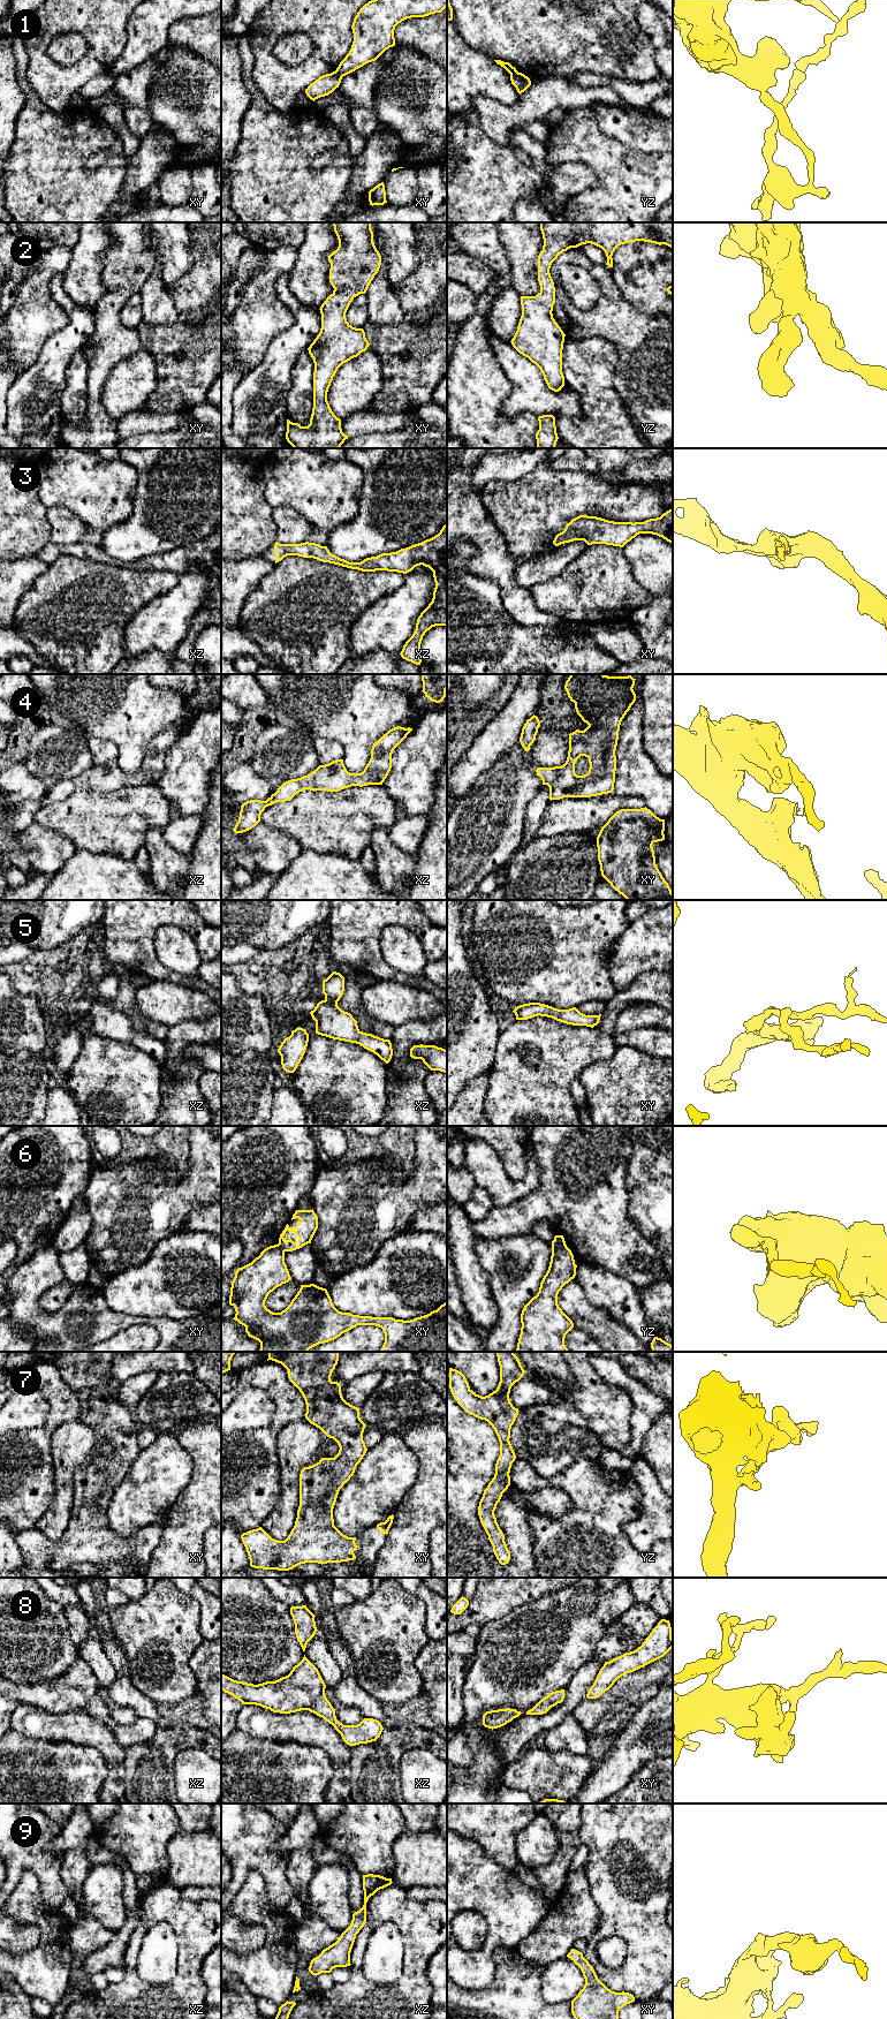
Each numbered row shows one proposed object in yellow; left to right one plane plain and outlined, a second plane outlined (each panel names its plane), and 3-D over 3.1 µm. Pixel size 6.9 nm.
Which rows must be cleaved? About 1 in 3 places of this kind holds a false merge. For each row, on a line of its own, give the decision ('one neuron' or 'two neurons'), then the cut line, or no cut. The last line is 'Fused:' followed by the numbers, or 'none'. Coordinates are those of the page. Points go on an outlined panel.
1: two neurons | yz (517, 72), (510, 75)
2: one neuron | no cut
3: one neuron | no cut
4: one neuron | no cut
5: one neuron | no cut
6: two neurons | yz (553, 1240), (566, 1246)
7: one neuron | no cut
8: one neuron | no cut
9: one neuron | no cut
Fused: 1, 6

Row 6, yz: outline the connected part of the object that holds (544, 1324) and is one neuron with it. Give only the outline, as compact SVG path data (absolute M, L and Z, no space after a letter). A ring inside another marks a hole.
M553 1240L549 1266L540 1283L539 1292L524 1306L521 1314L522 1328L516 1352L569 1352L564 1338L574 1323L559 1307L558 1294L575 1278L576 1268L571 1250Z

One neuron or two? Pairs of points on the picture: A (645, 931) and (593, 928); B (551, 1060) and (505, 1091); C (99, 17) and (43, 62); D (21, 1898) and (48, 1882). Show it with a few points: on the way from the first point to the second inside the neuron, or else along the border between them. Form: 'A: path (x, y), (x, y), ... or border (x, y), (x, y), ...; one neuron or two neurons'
A: border (630, 922), (629, 927), (611, 947), (611, 953); two neurons
B: path (539, 1071), (516, 1091); one neuron
C: path (80, 17), (66, 17), (45, 38), (45, 43); one neuron
D: border (22, 1874), (32, 1873), (42, 1899), (59, 1906); two neurons

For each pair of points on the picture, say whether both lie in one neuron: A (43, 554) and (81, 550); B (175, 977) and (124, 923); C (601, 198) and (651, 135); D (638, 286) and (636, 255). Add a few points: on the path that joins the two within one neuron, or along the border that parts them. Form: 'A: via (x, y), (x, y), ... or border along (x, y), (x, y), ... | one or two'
A: via (52, 551), (71, 550) | one
B: via (159, 972), (128, 939) | one
C: border along (614, 140), (632, 149), (660, 153) | two
D: via (638, 278), (636, 263) | one

